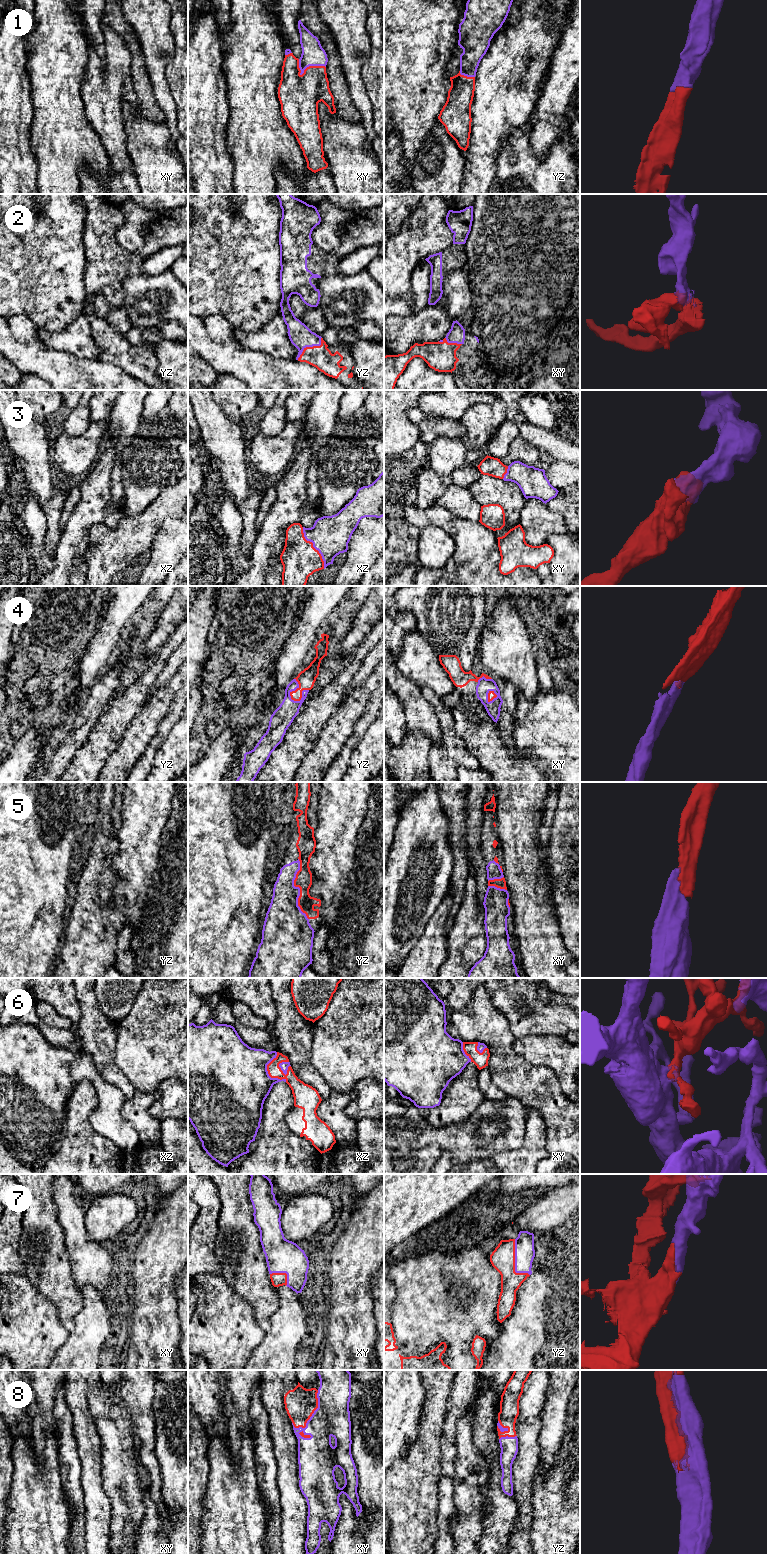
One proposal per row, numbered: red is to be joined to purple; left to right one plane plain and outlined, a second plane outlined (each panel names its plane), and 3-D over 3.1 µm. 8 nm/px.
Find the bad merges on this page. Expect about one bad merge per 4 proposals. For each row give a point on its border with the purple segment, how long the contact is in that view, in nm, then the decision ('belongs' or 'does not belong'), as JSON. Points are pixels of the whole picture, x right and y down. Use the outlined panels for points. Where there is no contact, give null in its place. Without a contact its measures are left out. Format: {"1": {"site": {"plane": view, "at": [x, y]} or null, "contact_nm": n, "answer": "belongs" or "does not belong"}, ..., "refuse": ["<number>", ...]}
{"1": {"site": {"plane": "xy", "at": [306, 67]}, "contact_nm": 240, "answer": "belongs"}, "2": {"site": {"plane": "yz", "at": [310, 346]}, "contact_nm": 260, "answer": "belongs"}, "3": {"site": {"plane": "xz", "at": [314, 547]}, "contact_nm": 380, "answer": "belongs"}, "4": {"site": {"plane": "yz", "at": [291, 691]}, "contact_nm": 200, "answer": "belongs"}, "5": {"site": {"plane": "yz", "at": [299, 888]}, "contact_nm": 500, "answer": "belongs"}, "6": {"site": {"plane": "xz", "at": [267, 1072]}, "contact_nm": 260, "answer": "belongs"}, "7": {"site": {"plane": "yz", "at": [515, 1262]}, "contact_nm": 320, "answer": "belongs"}, "8": {"site": {"plane": "xy", "at": [313, 1413]}, "contact_nm": 360, "answer": "belongs"}, "refuse": []}

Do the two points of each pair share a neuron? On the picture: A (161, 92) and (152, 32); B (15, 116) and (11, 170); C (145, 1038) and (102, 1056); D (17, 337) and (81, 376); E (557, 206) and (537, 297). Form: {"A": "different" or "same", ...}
{"A": "same", "B": "same", "C": "different", "D": "same", "E": "same"}

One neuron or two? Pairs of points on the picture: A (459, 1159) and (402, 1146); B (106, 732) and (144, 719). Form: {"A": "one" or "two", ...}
{"A": "one", "B": "two"}

